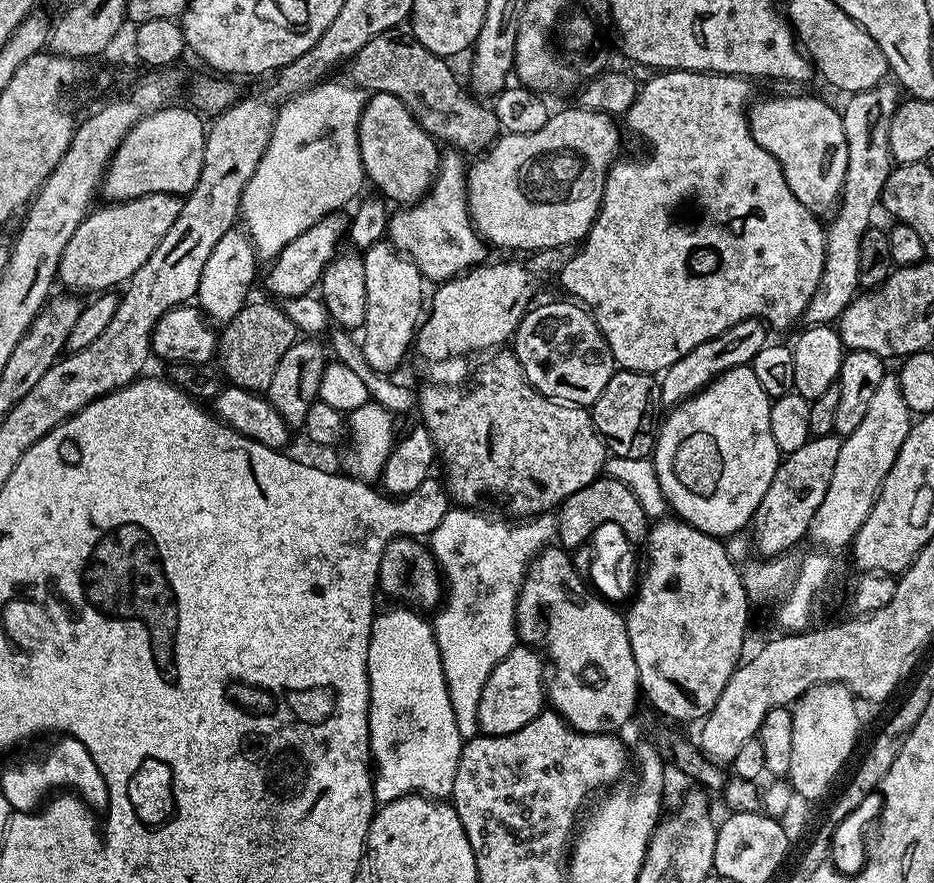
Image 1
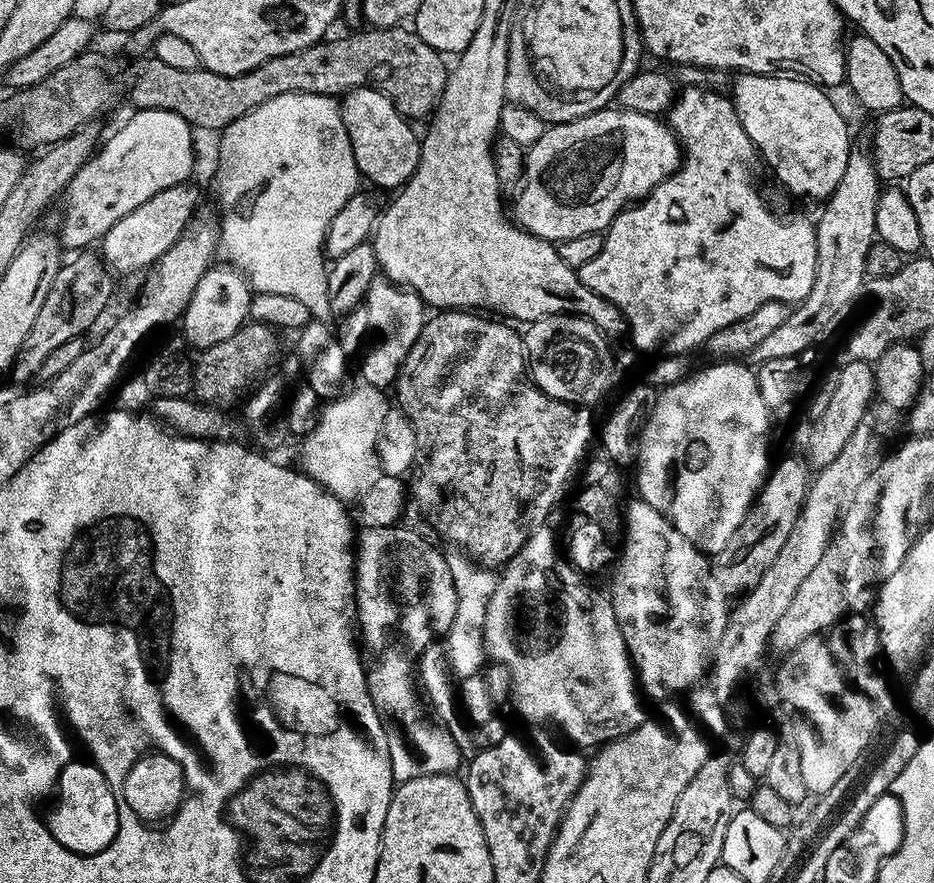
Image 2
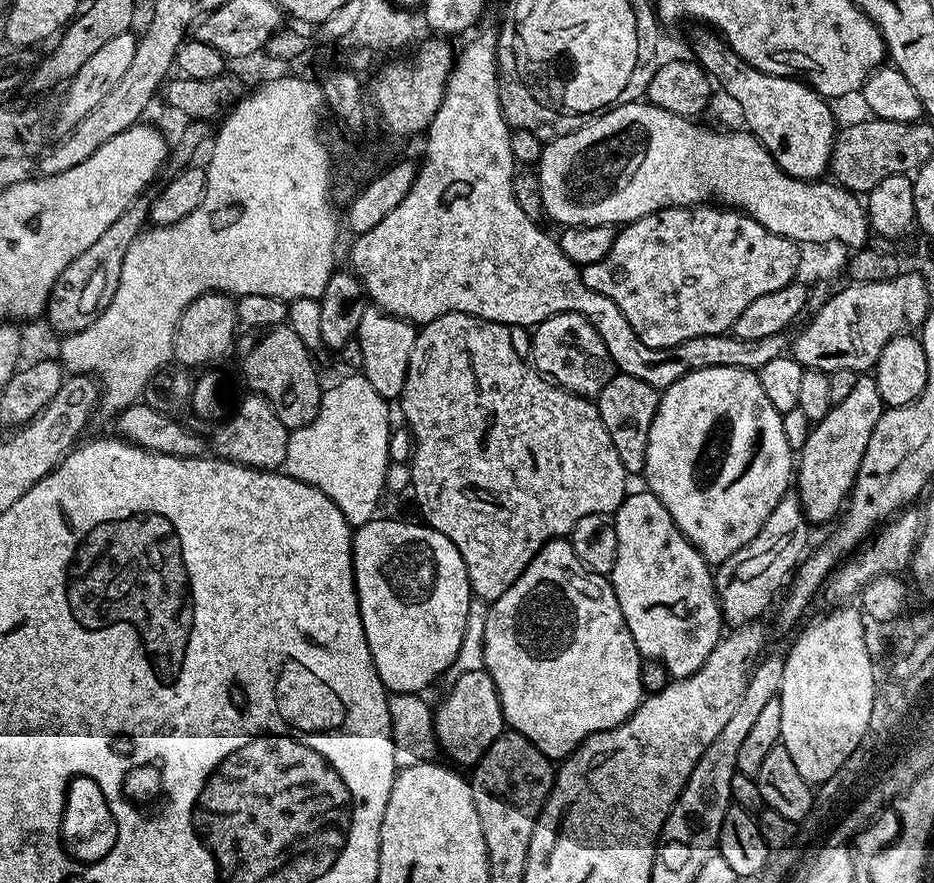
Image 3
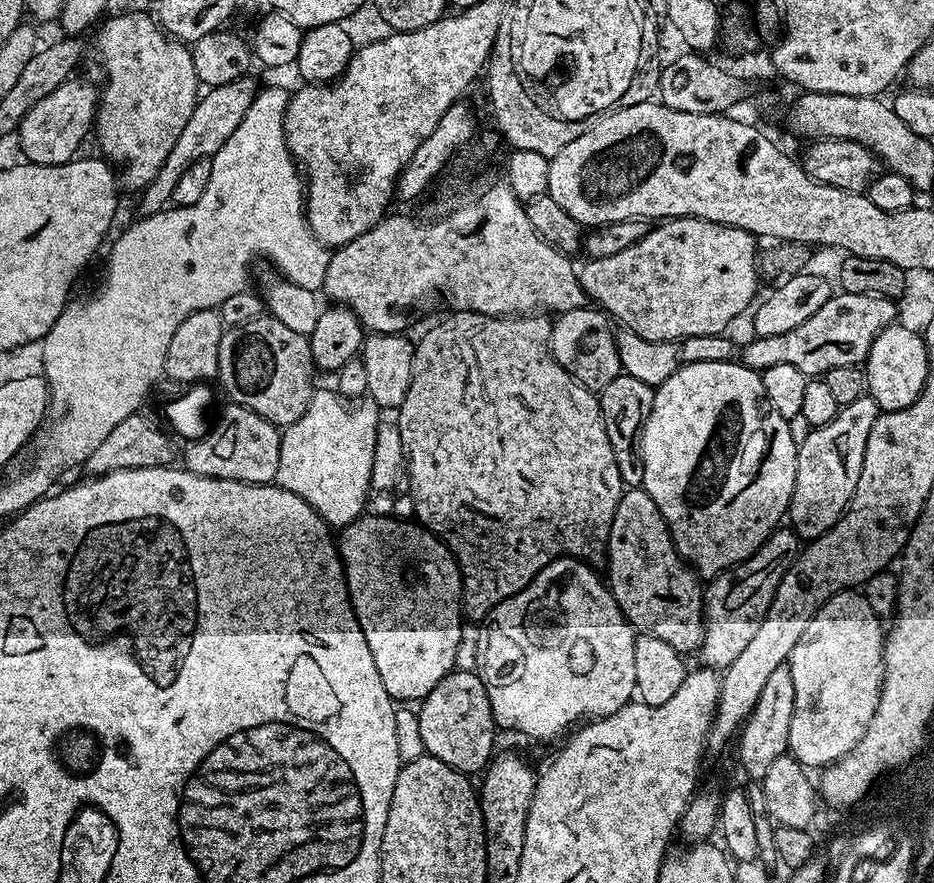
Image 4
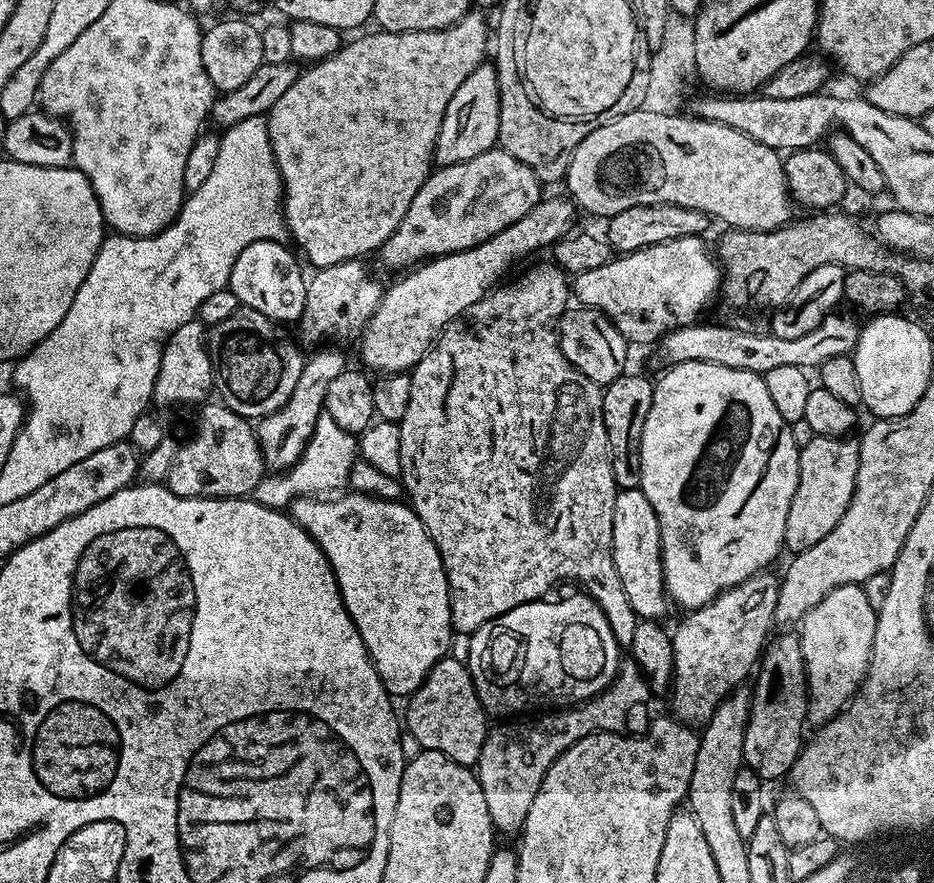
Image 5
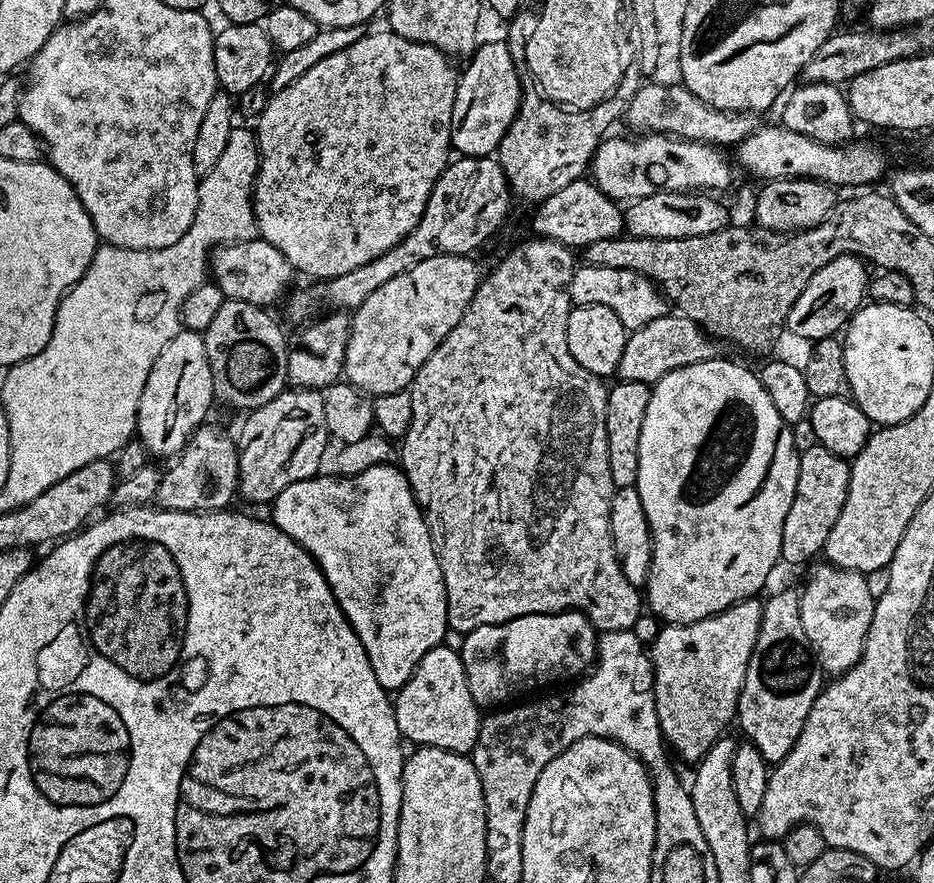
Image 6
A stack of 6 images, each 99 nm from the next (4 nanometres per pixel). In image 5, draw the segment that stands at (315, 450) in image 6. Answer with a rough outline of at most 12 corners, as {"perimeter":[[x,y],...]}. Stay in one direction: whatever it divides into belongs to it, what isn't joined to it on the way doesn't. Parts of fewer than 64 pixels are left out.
{"perimeter":[[324,346],[305,359],[286,406],[255,429],[265,469],[302,457],[326,390],[346,367]]}

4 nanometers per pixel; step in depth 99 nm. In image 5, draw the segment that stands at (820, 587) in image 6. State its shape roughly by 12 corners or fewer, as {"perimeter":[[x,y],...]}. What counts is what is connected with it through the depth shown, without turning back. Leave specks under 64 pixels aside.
{"perimeter":[[838,586],[799,621],[806,720],[840,715],[868,675],[878,608]]}

